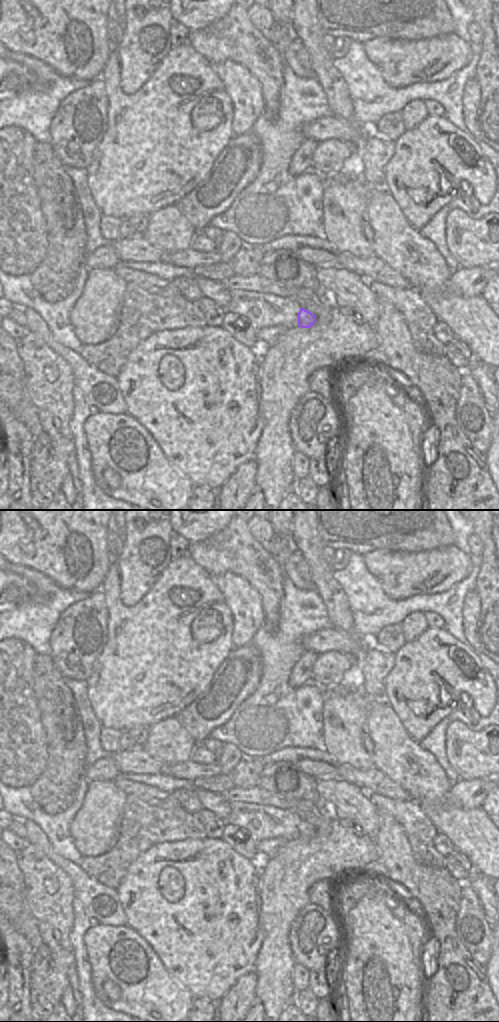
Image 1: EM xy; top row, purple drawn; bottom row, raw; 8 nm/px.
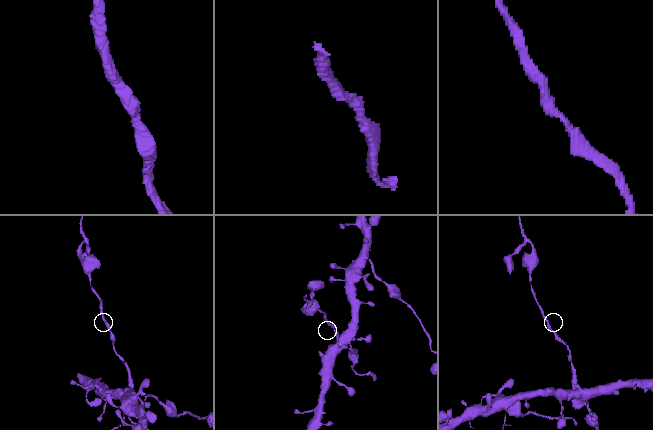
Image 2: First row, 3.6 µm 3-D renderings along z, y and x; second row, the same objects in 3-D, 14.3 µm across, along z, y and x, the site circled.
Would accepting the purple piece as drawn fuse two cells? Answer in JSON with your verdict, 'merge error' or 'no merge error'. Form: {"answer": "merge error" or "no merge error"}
{"answer": "no merge error"}

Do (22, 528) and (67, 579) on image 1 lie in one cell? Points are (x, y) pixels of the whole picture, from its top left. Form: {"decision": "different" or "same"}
{"decision": "same"}

